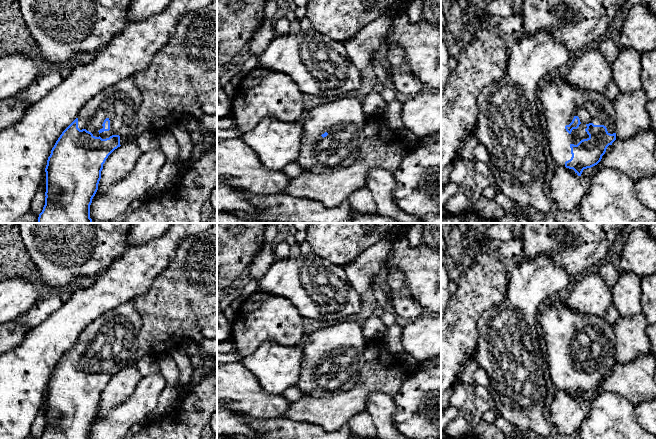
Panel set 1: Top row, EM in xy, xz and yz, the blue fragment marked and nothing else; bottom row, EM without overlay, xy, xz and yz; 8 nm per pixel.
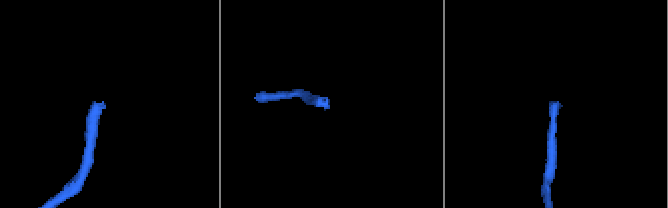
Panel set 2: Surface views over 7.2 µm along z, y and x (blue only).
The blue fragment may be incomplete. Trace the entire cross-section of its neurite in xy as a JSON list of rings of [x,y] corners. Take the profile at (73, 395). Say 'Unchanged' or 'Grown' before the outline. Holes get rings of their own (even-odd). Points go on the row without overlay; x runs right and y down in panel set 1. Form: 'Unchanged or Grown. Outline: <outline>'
Grown. Outline: [[[130,300],[105,312],[81,332],[48,381],[45,429],[39,439],[90,439],[103,388],[115,373],[136,361],[141,326],[141,316]]]

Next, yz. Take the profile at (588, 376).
Grown. Outline: [[[553,302],[543,308],[538,321],[546,342],[545,366],[558,391],[573,393],[581,400],[584,393],[601,385],[607,371],[616,364],[614,329],[605,318],[574,311],[566,302]]]

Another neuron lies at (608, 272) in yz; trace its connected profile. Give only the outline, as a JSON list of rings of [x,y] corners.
[[[612,262],[600,264],[598,273],[610,288],[612,288],[616,284],[620,275],[617,269],[613,266]]]

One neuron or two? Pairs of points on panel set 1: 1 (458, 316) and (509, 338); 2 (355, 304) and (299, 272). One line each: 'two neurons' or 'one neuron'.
1: two neurons
2: one neuron

